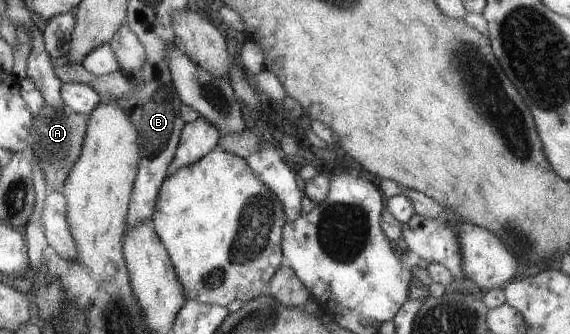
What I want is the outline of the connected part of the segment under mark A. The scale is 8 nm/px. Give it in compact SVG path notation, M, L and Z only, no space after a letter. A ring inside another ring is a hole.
M43 104L39 114L33 116L31 122L30 136L27 140L34 156L37 157L44 178L48 180L45 186L47 190L59 191L79 155L86 132L86 117L72 112L65 106L63 109L51 109Z

